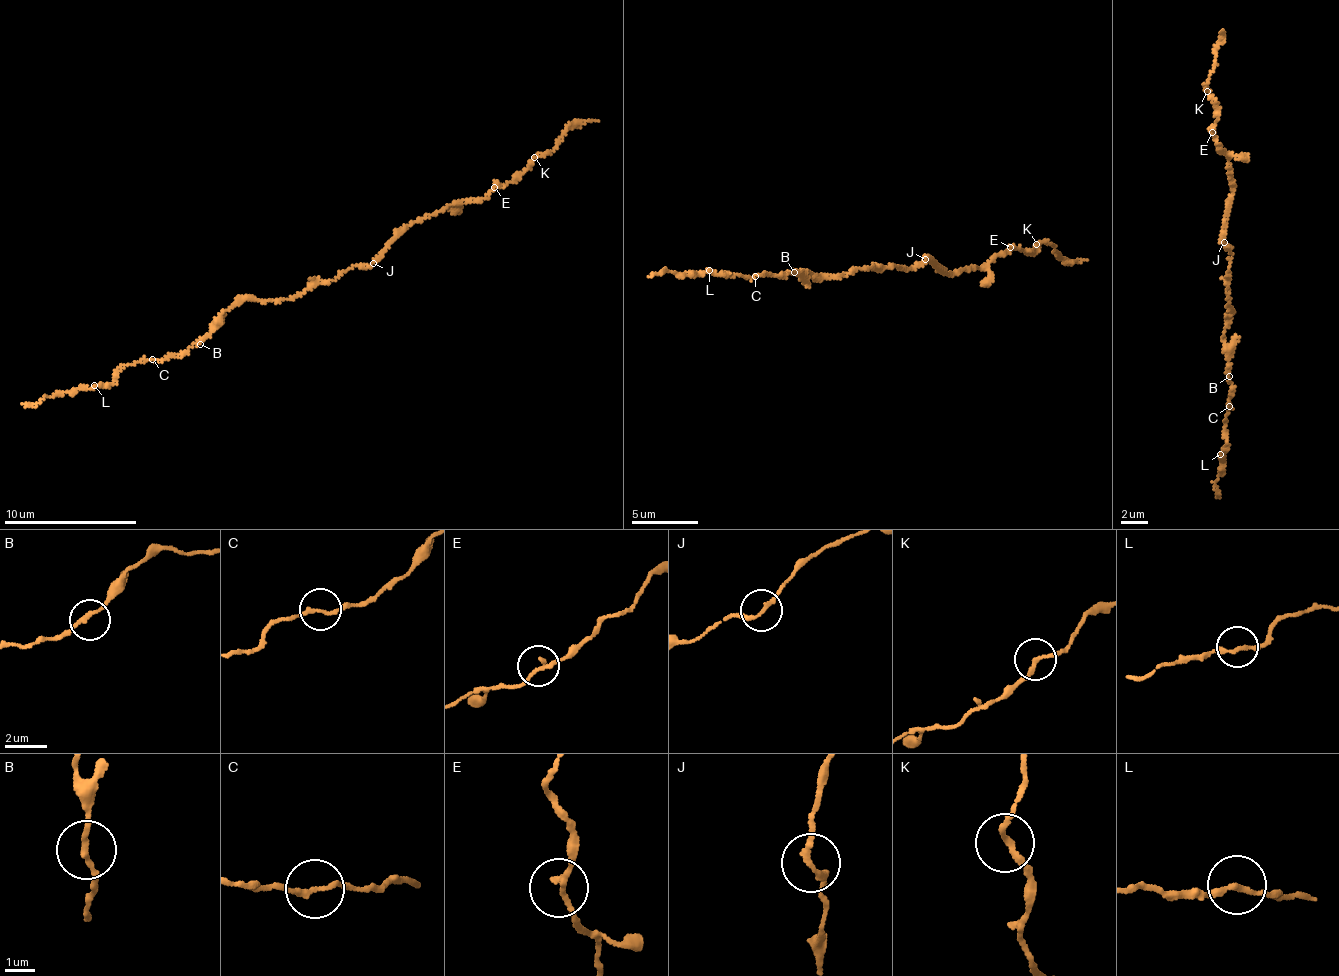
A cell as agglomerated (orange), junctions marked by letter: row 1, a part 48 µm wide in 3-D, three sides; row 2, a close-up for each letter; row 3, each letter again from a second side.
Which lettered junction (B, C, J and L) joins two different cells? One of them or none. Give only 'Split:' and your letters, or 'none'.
Split: none

